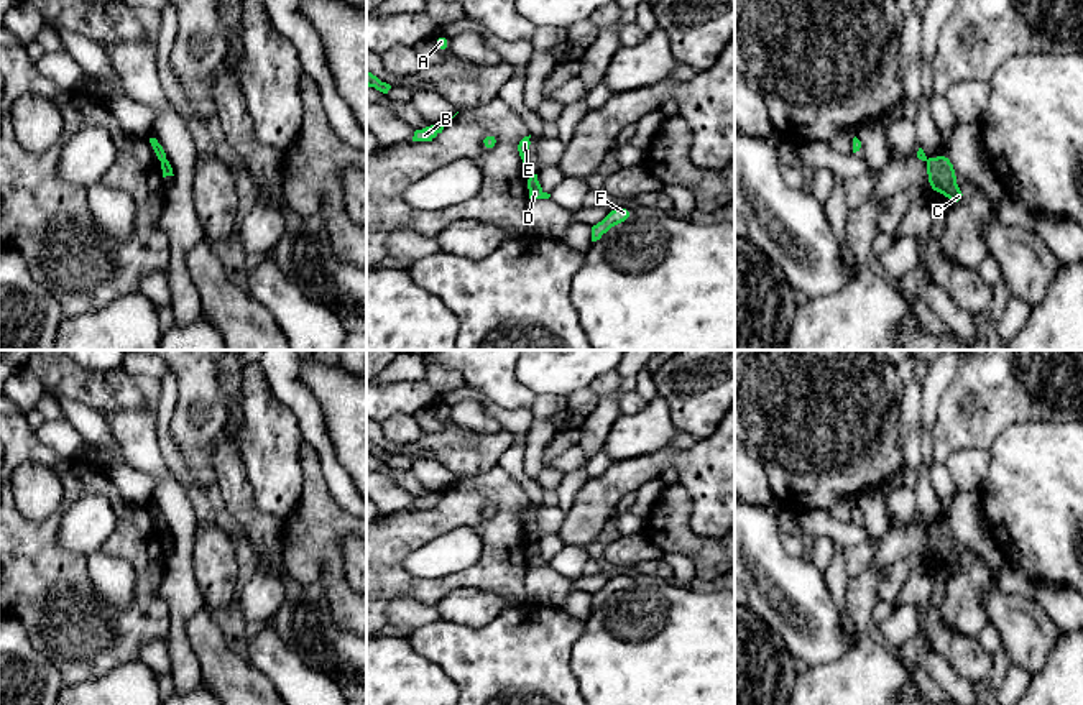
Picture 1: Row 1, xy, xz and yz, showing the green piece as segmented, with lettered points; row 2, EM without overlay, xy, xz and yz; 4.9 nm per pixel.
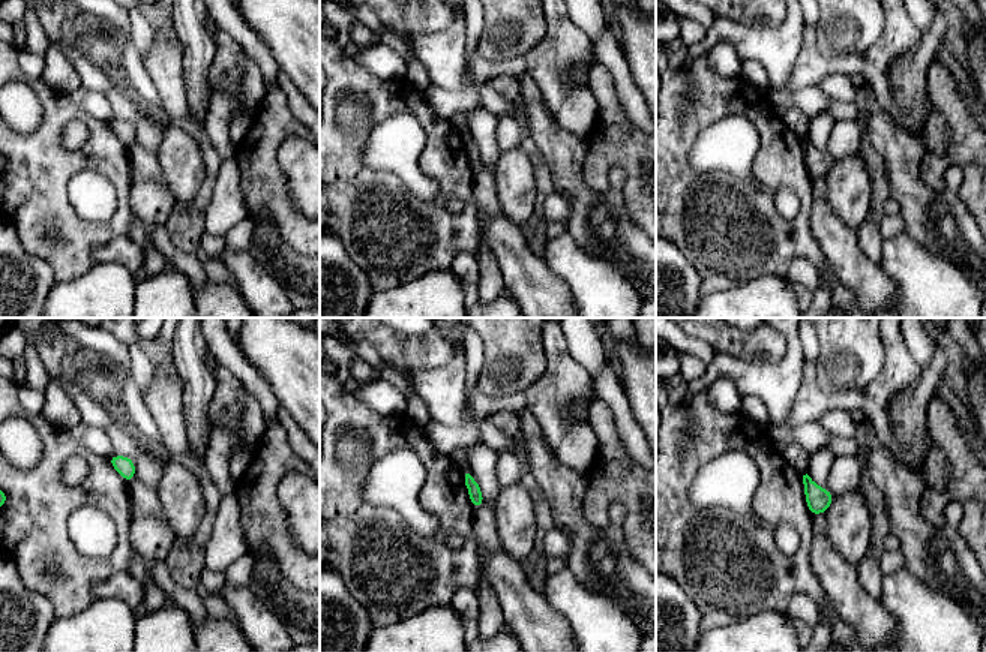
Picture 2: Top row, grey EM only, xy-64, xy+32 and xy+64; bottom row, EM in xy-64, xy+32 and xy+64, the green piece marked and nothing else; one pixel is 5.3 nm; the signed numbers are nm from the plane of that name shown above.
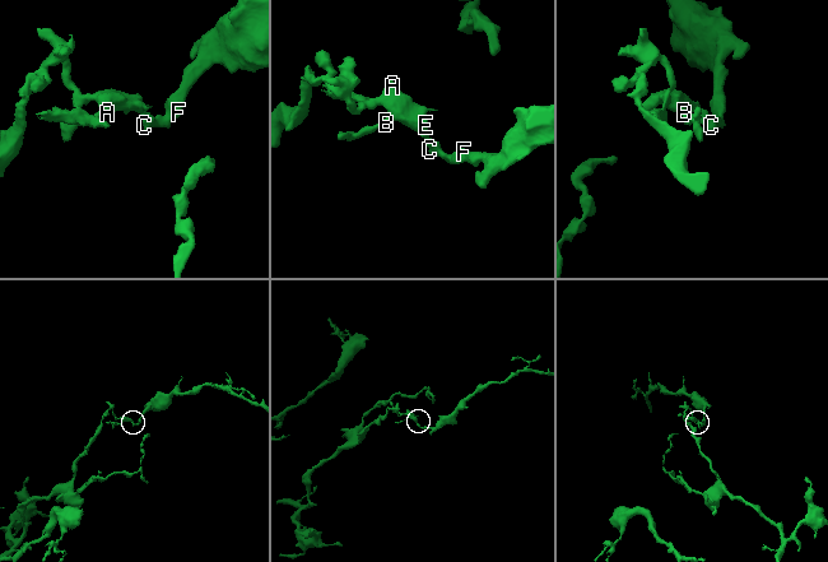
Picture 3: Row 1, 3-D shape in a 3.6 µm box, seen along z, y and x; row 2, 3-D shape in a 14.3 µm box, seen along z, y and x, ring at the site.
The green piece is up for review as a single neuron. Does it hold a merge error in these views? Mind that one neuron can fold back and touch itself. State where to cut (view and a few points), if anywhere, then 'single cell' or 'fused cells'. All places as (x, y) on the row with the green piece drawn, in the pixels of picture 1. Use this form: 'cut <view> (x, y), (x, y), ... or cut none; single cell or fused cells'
cut xz (529, 173), (533, 175); fused cells

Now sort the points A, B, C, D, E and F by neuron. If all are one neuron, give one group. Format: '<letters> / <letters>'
A B E / C D F

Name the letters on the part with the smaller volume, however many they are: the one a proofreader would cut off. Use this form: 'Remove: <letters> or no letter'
Remove: C, D, F

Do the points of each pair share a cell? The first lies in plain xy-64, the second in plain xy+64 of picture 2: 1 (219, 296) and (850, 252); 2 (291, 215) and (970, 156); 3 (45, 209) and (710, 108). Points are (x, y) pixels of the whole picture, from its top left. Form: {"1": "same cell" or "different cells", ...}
{"1": "same cell", "2": "same cell", "3": "same cell"}

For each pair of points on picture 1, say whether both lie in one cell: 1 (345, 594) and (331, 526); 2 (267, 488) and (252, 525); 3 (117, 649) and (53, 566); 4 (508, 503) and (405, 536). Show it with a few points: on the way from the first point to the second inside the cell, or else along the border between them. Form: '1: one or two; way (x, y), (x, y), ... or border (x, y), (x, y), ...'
1: one; way (332, 577), (331, 543)
2: two; border (247, 472), (253, 505), (281, 521)
3: one; way (96, 628), (55, 587)
4: one; way (482, 497), (472, 497), (447, 520), (431, 523)

